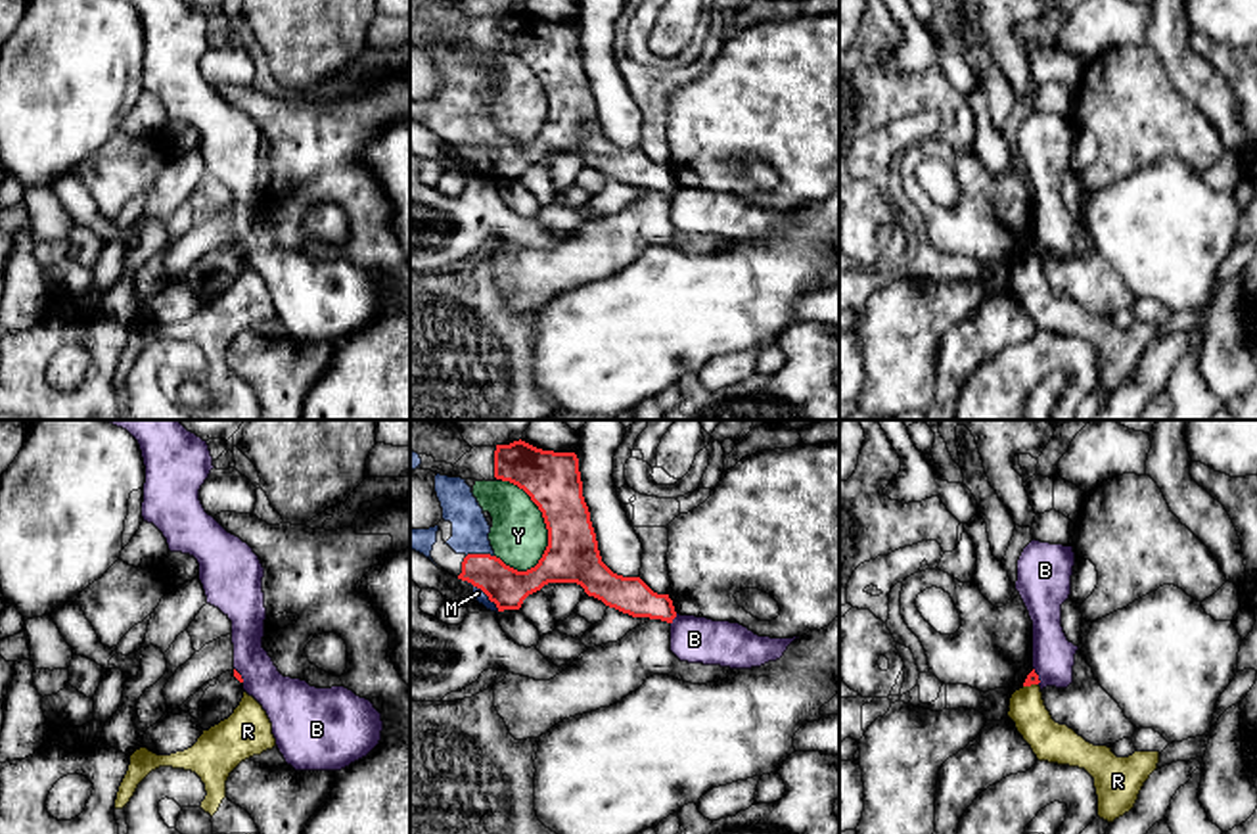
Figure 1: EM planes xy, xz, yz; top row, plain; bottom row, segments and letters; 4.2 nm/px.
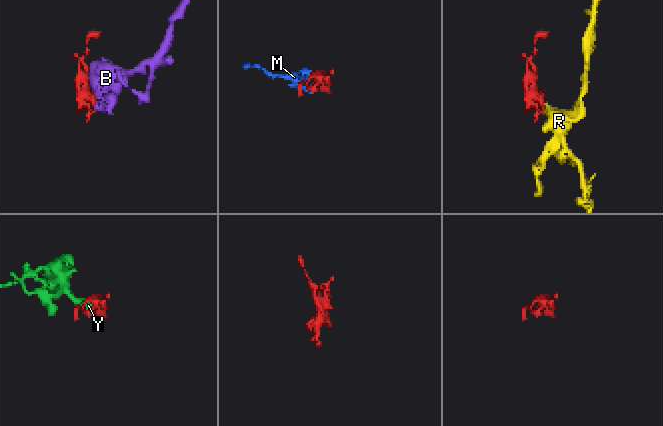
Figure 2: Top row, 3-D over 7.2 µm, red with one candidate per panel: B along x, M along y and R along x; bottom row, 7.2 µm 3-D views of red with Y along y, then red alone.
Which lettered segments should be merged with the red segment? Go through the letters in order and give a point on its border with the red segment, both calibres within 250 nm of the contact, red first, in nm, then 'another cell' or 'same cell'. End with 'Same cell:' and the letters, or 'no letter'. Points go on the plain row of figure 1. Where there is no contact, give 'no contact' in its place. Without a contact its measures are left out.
B: contact xz (673, 188); calibres 160 and 190 nm; another cell
M: contact xz (483, 162); calibres 170 and 50 nm; same cell
R: contact yz (1029, 255); calibres 50 and 160 nm; another cell
Y: contact xz (545, 92); calibres 240 and 240 nm; another cell
Same cell: M

